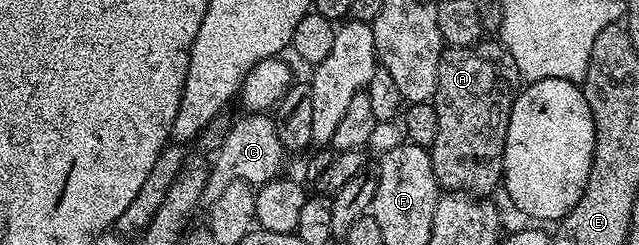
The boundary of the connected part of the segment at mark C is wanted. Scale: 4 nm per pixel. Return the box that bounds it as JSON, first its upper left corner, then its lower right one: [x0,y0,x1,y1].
[206,113,284,201]

